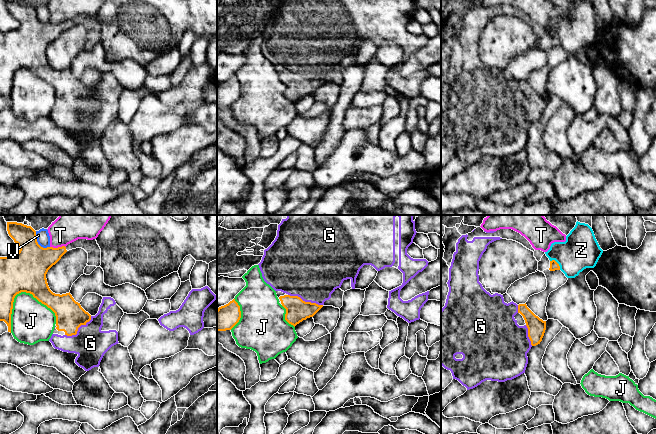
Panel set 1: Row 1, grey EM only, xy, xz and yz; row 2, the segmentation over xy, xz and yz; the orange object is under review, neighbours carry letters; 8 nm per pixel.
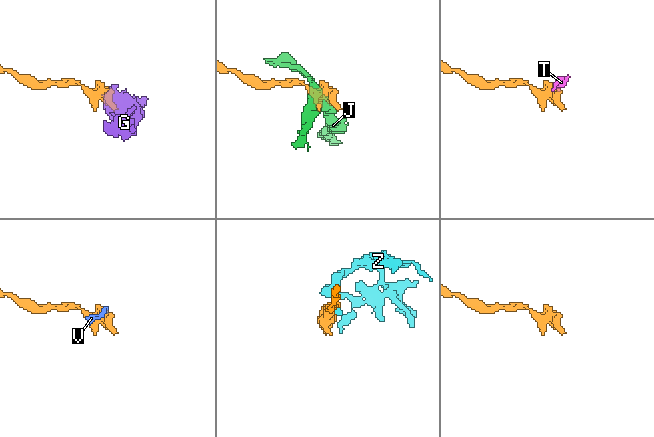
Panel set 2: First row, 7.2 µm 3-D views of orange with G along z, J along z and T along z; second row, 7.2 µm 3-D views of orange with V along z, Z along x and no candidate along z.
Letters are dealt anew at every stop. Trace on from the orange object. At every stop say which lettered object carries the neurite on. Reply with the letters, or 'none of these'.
G

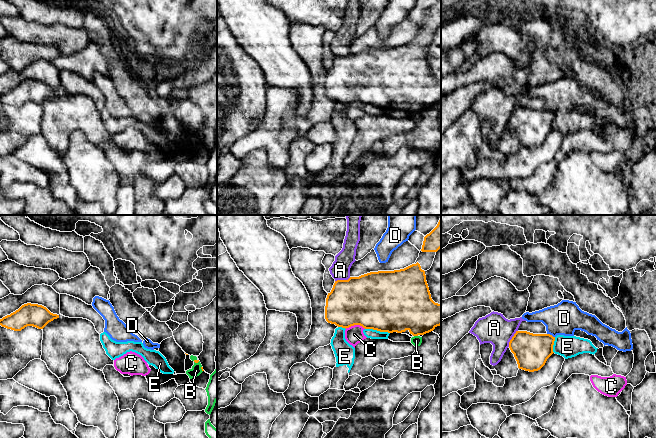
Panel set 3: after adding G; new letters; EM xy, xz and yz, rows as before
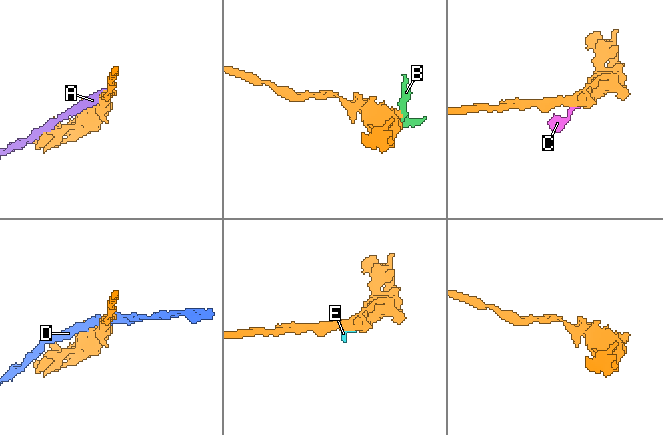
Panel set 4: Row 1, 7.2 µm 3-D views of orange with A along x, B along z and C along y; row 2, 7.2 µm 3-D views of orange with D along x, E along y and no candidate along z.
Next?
none of these

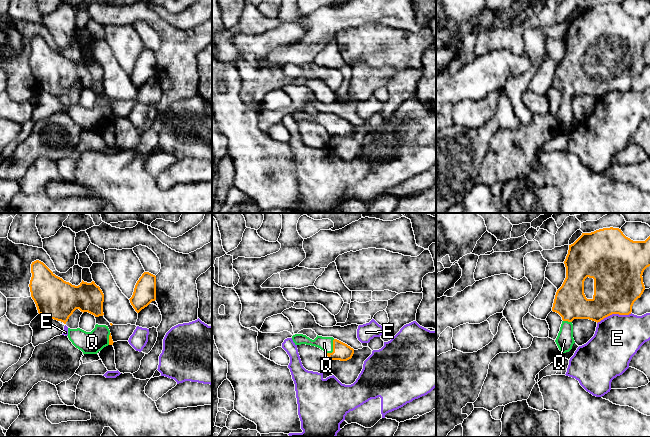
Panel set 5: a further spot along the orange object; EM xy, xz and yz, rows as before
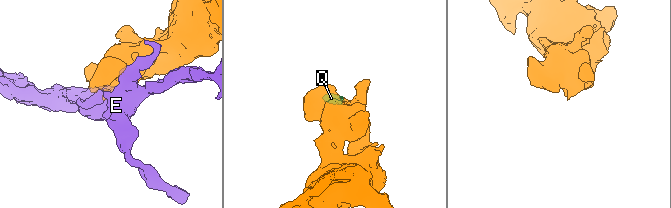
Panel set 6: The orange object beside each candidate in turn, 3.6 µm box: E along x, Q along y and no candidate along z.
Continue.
Q

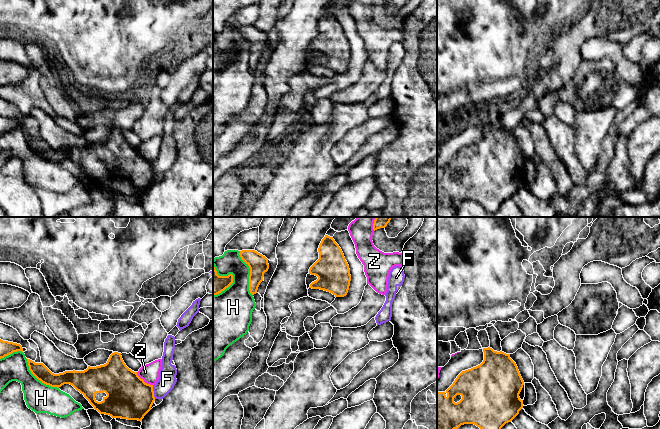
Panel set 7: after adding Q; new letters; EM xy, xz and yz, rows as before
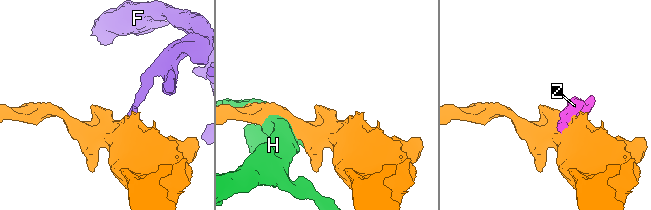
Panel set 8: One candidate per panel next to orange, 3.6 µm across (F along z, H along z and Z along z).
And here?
none of these

